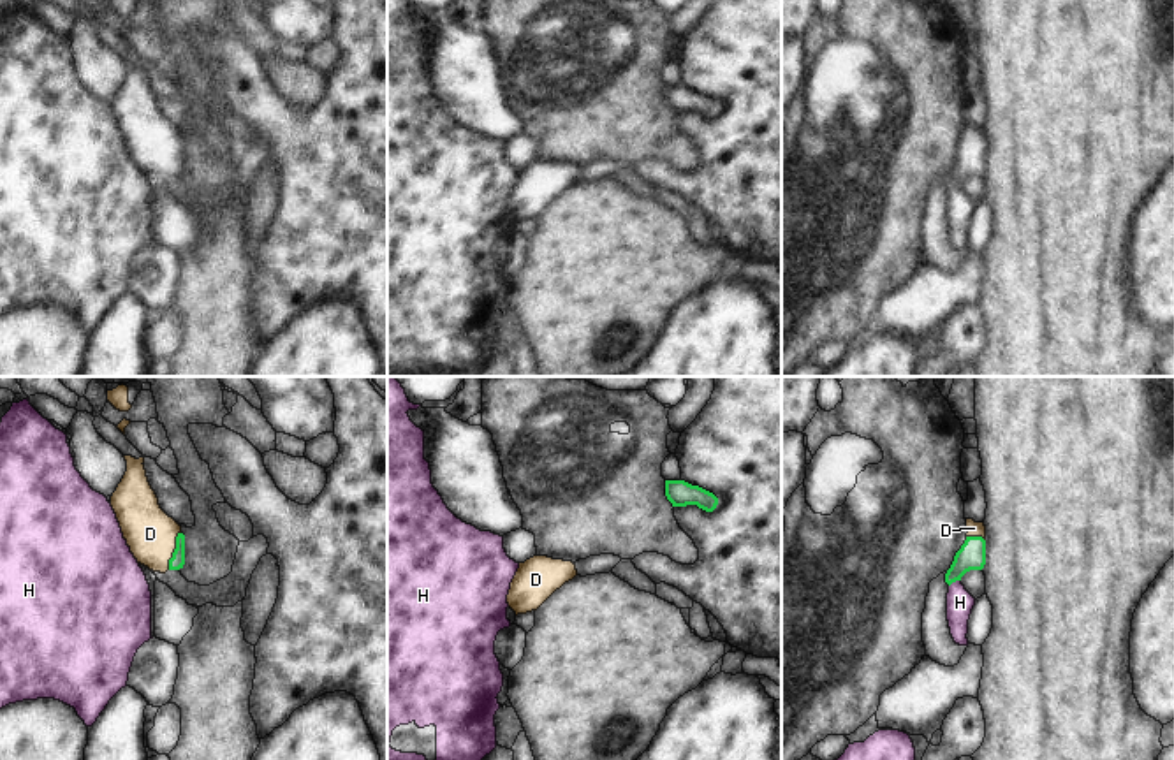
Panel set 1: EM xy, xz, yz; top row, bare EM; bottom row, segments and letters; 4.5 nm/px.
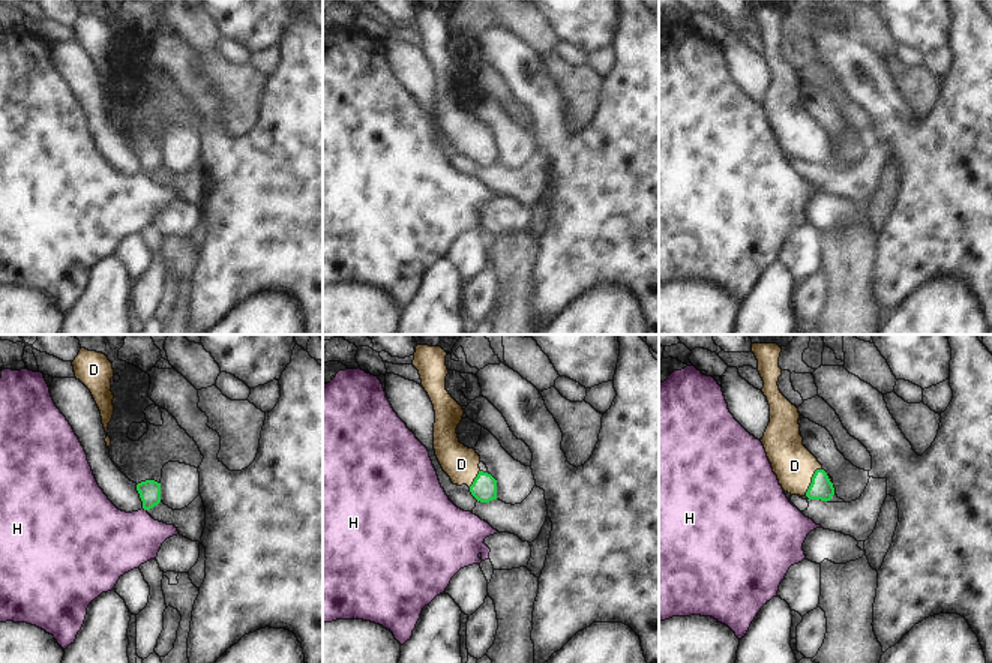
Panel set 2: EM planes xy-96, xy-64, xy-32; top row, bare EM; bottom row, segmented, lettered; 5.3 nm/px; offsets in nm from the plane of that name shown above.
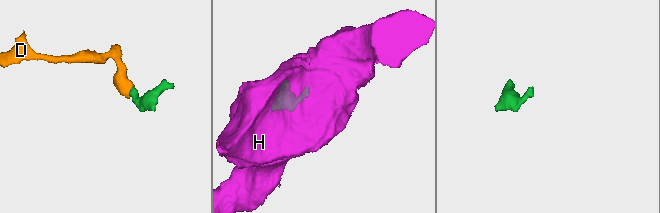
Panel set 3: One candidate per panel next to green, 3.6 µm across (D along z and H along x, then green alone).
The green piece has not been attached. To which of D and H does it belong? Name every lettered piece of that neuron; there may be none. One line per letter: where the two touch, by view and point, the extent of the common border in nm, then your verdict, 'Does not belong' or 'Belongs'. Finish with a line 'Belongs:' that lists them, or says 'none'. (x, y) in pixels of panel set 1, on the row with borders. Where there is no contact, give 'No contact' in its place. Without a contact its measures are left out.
D: Touches green at xy (175, 551). Shared border 190 nm. Belongs
H: Touches green at yz (954, 581). Shared border 70 nm. Does not belong
Belongs: D

